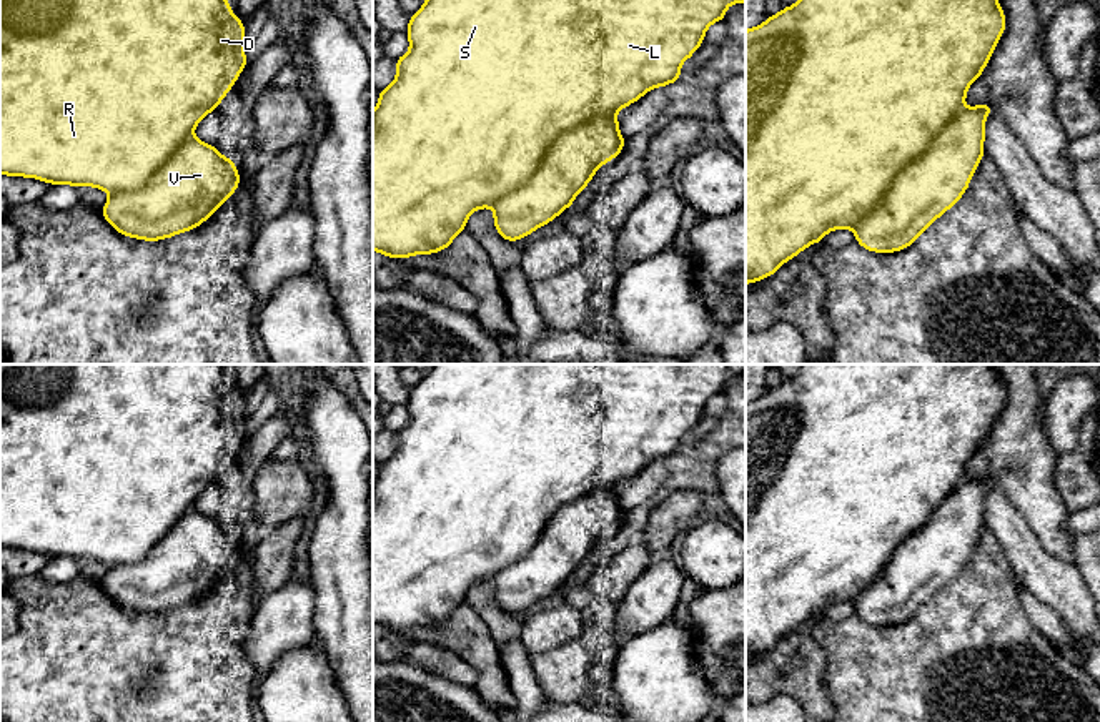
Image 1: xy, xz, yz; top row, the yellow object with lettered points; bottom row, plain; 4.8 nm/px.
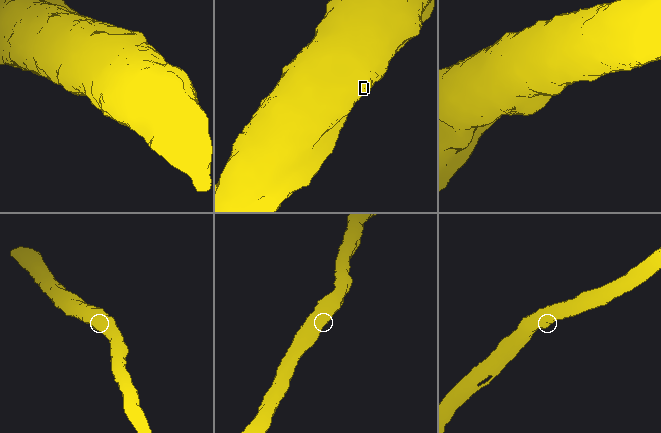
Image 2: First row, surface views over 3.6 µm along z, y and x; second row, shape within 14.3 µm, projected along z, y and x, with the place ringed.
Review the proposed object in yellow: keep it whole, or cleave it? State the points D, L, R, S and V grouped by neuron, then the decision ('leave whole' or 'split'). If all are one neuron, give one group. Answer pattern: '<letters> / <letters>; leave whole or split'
D L R S V; leave whole

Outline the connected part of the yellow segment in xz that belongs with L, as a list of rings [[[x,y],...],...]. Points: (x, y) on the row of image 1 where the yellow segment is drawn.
[[[424,0],[409,17],[409,50],[396,63],[391,85],[379,90],[373,110],[373,251],[391,260],[446,250],[466,230],[473,211],[491,208],[493,223],[504,241],[518,241],[551,223],[589,185],[599,166],[614,160],[626,141],[616,113],[657,87],[681,80],[681,65],[704,43],[707,28],[726,18],[732,3],[746,0]]]

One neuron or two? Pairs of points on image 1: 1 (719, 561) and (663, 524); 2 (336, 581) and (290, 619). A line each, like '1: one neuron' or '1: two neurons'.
1: two neurons
2: two neurons

